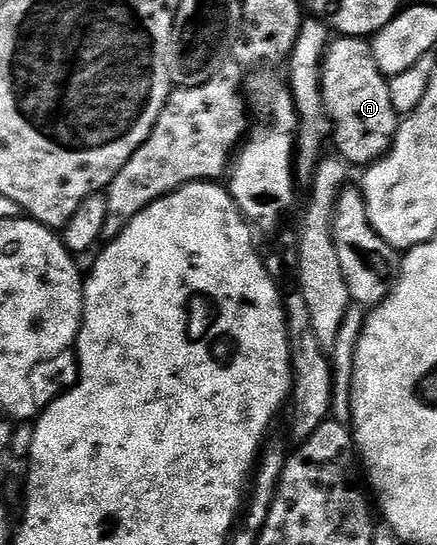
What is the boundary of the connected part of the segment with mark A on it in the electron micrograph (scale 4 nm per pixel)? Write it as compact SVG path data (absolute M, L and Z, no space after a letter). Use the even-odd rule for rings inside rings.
M338 37L326 48L322 59L322 92L326 118L332 128L332 143L347 164L365 169L390 150L400 116L392 105L390 79L376 65L366 39Z

